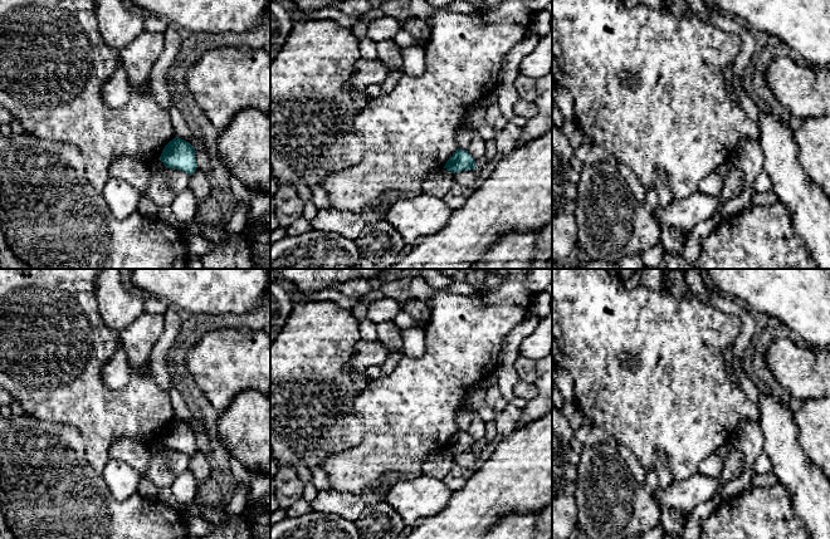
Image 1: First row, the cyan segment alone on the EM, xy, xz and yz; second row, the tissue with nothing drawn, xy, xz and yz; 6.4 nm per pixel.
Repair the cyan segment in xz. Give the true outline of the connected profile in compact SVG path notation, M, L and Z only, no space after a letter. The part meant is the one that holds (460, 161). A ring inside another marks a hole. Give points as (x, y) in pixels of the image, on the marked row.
M456 150L454 155L446 161L444 168L451 173L475 170L475 161L465 150Z

